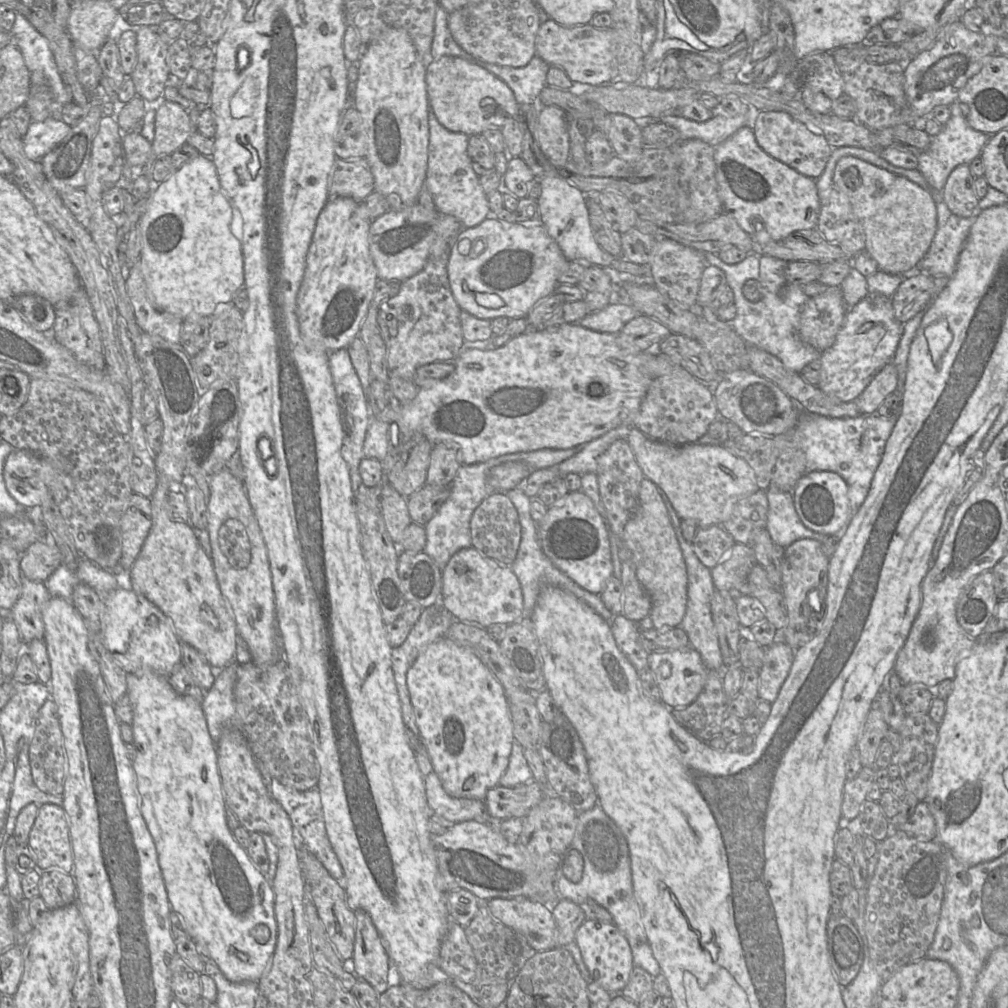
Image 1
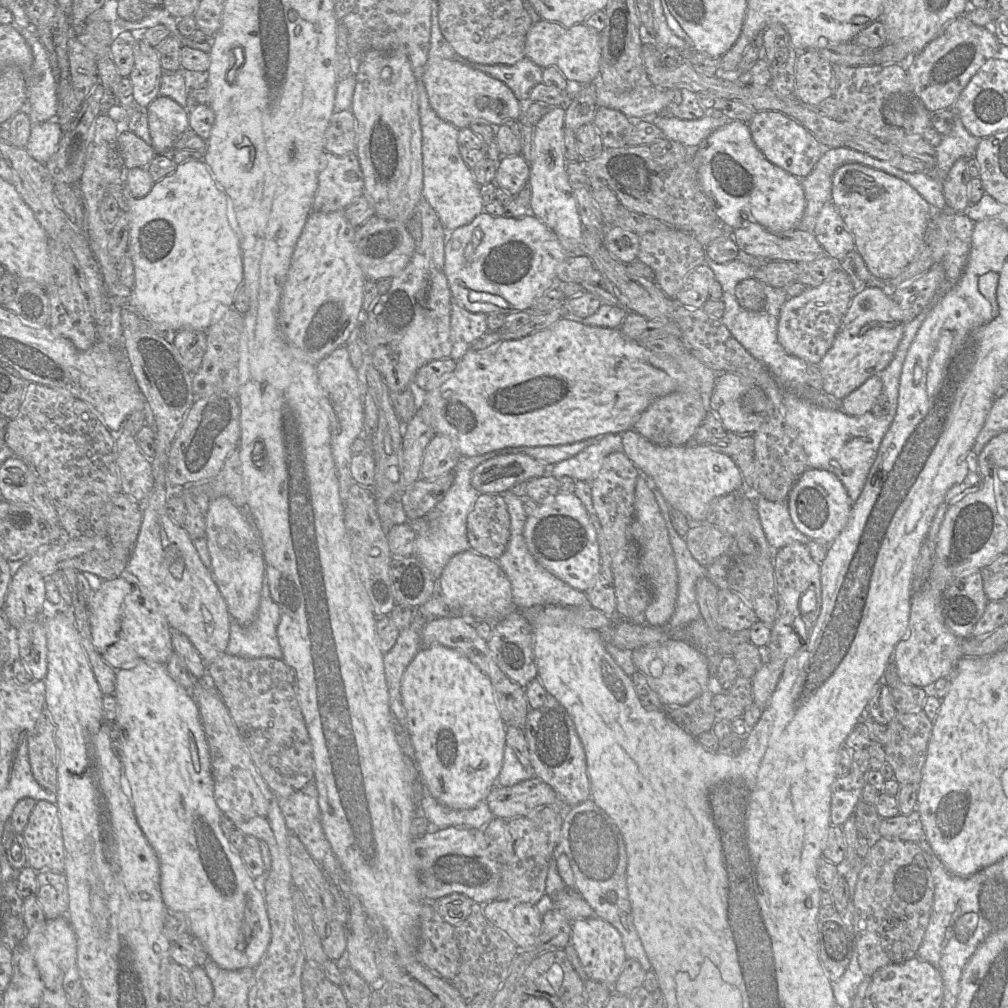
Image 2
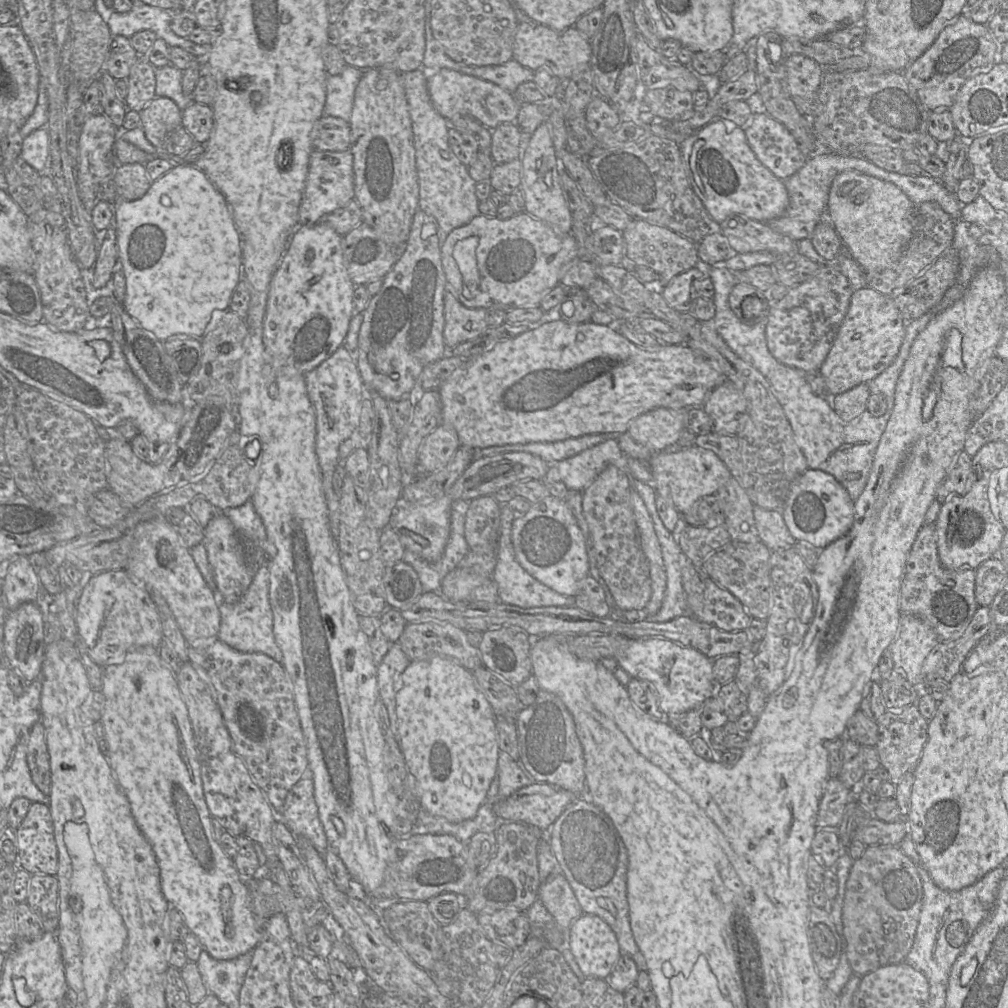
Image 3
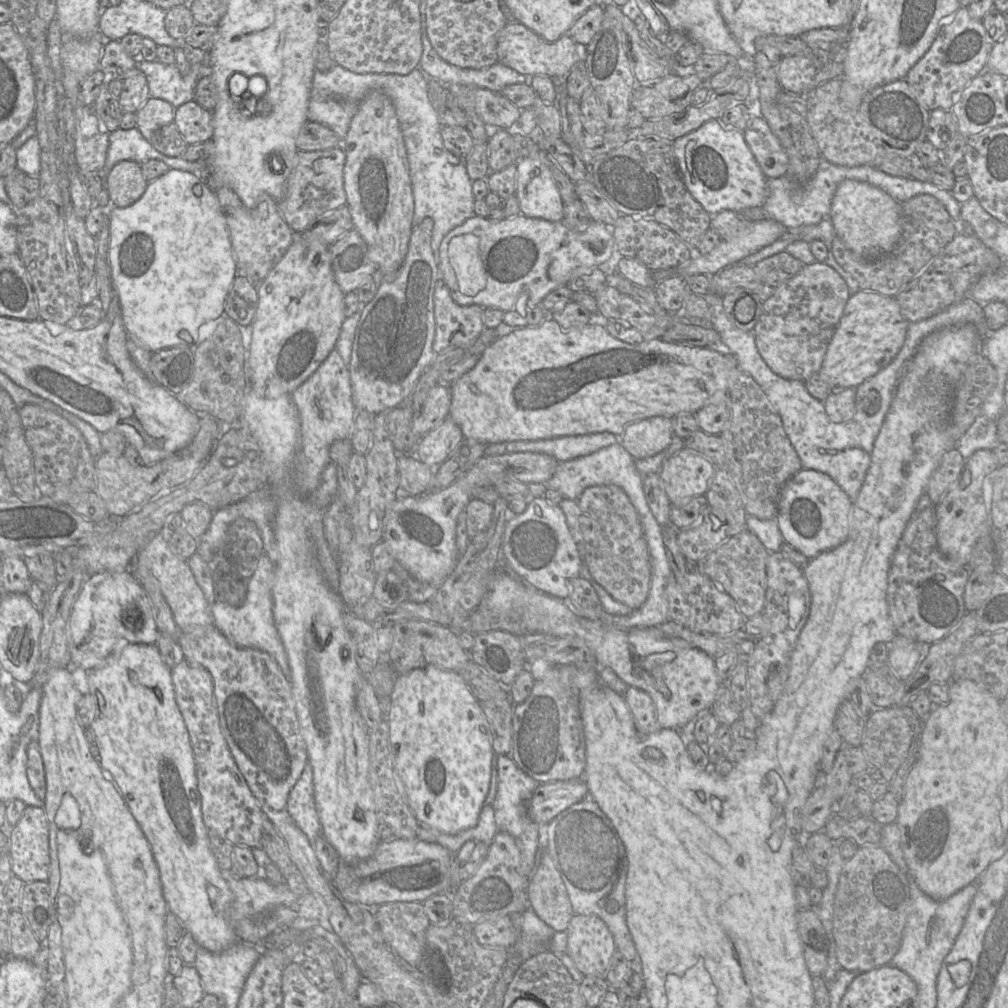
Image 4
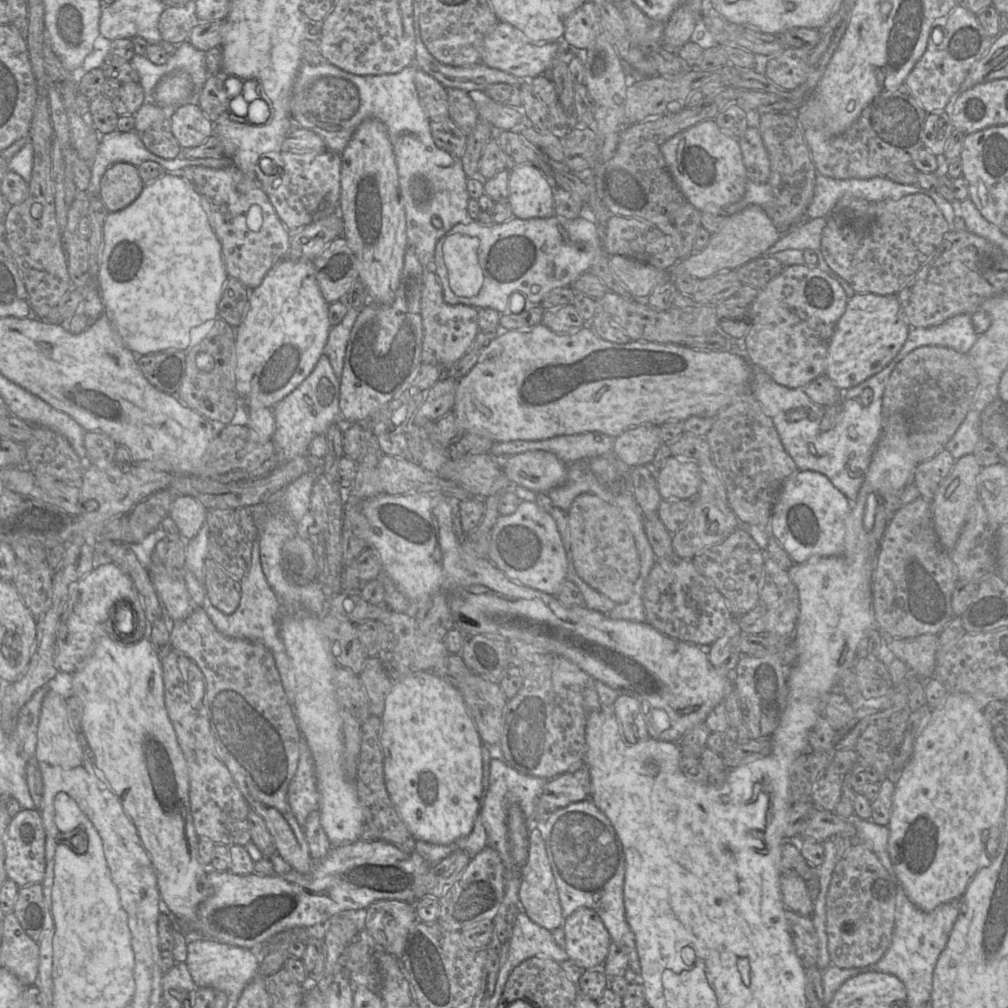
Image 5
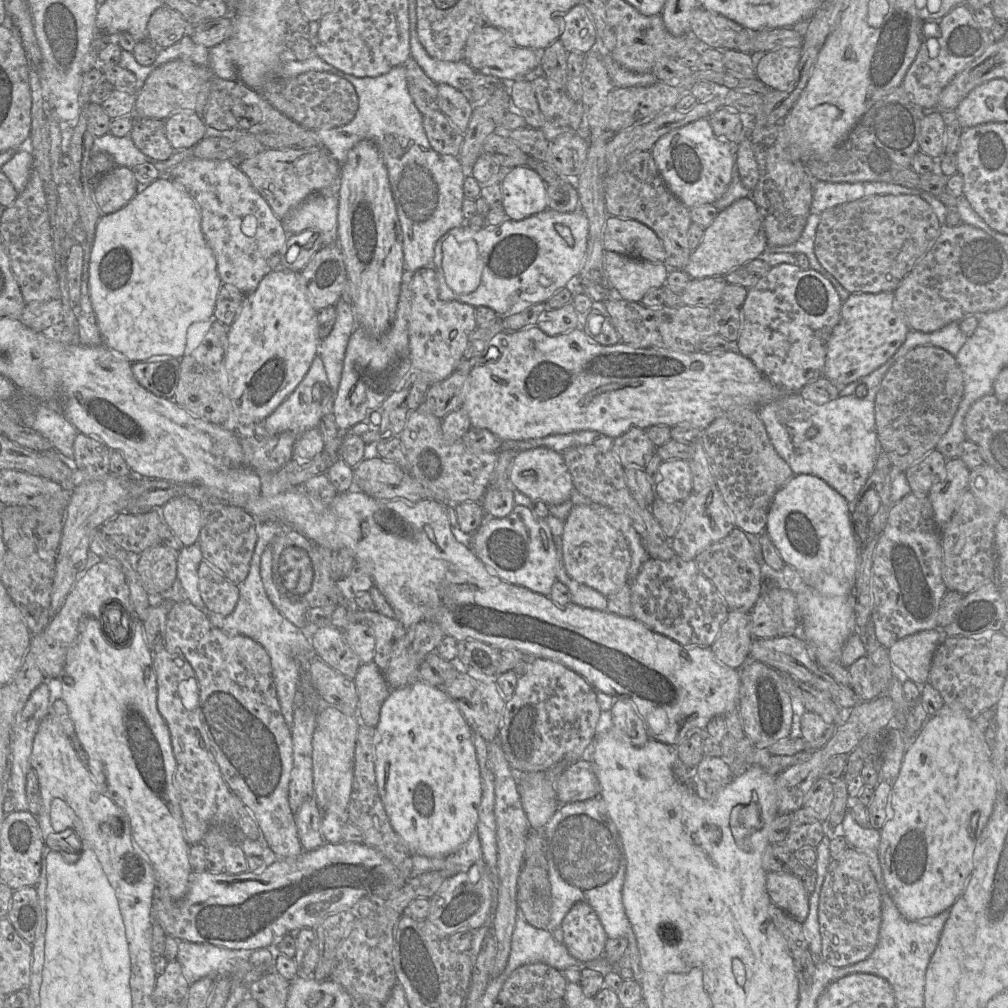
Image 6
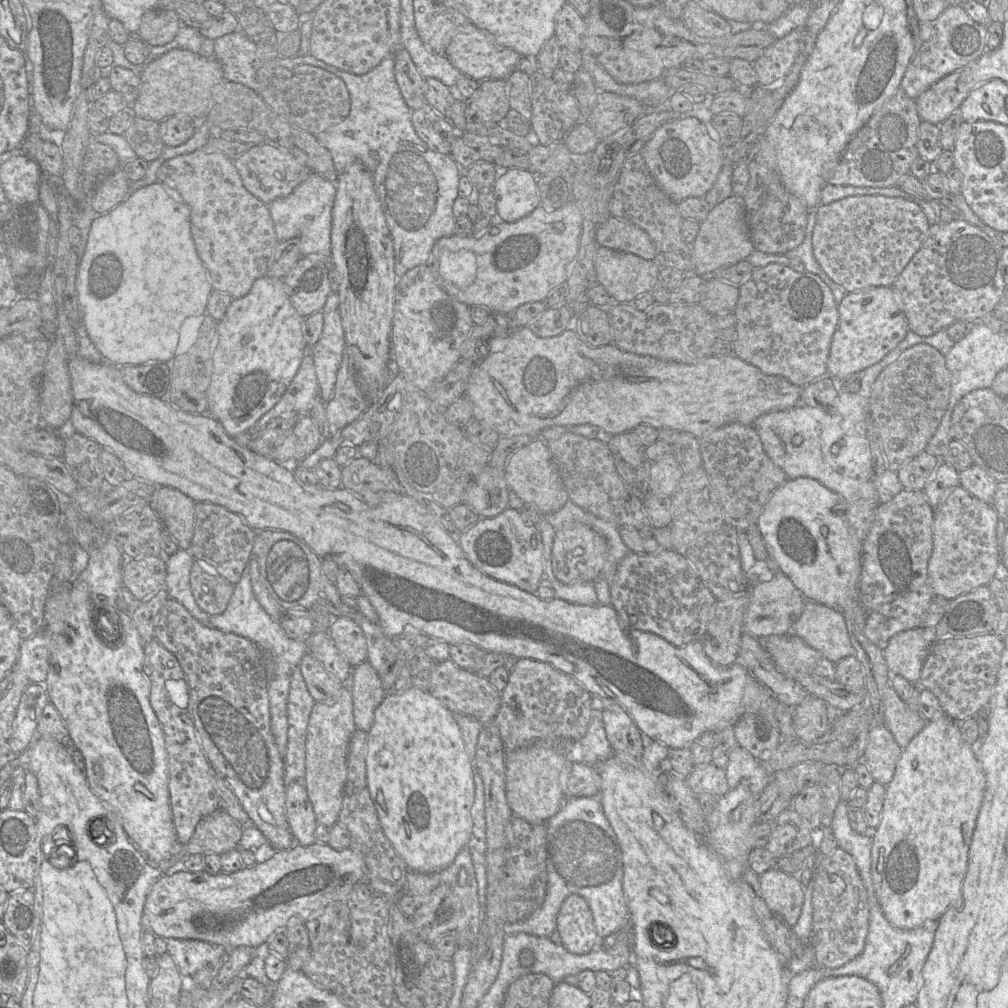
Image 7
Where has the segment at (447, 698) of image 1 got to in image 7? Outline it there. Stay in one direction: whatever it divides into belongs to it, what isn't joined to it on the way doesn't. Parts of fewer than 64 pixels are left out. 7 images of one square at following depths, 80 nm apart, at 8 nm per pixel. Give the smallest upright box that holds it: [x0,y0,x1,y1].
[366,688,474,873]

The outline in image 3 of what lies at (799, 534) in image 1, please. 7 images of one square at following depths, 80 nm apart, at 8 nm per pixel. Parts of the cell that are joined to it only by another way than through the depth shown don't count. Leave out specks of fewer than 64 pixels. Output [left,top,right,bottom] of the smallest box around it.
[754,505,798,550]

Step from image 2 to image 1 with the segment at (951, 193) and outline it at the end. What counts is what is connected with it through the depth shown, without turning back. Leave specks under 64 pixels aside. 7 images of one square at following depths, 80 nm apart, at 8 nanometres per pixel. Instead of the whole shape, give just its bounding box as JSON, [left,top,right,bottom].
[941,164,980,217]

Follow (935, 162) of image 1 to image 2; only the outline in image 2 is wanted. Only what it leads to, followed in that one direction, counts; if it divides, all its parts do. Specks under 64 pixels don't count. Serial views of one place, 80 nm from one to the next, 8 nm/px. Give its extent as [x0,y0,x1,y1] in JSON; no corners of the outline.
[925,116,981,181]

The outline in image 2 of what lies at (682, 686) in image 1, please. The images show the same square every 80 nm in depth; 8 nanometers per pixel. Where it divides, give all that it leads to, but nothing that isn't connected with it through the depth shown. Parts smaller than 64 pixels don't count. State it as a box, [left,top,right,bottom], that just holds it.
[633,639,711,706]

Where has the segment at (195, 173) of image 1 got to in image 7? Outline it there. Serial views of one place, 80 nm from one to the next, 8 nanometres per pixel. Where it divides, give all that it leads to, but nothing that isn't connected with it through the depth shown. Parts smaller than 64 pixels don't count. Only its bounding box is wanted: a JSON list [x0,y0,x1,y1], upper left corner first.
[76,181,213,367]

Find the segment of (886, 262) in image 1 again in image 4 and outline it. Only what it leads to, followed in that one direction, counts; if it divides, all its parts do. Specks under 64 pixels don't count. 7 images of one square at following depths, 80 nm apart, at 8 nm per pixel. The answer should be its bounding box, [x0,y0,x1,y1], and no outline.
[829,179,902,259]

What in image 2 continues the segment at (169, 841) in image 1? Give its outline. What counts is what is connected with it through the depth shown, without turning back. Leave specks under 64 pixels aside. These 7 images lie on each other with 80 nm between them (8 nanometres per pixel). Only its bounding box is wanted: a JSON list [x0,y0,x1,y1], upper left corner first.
[112,662,271,970]

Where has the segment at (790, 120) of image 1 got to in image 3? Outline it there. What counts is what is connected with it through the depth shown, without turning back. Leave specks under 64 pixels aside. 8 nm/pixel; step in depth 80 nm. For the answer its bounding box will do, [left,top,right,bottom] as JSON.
[744,113,808,180]

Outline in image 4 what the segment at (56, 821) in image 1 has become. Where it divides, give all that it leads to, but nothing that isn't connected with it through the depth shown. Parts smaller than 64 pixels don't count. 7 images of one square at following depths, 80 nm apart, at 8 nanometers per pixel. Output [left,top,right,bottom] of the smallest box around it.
[9,806,50,882]

